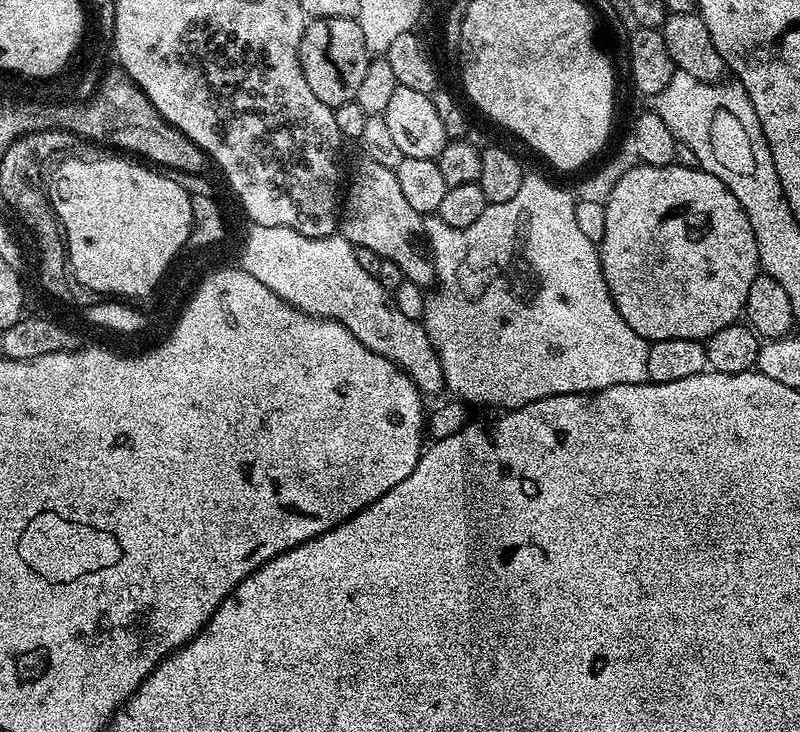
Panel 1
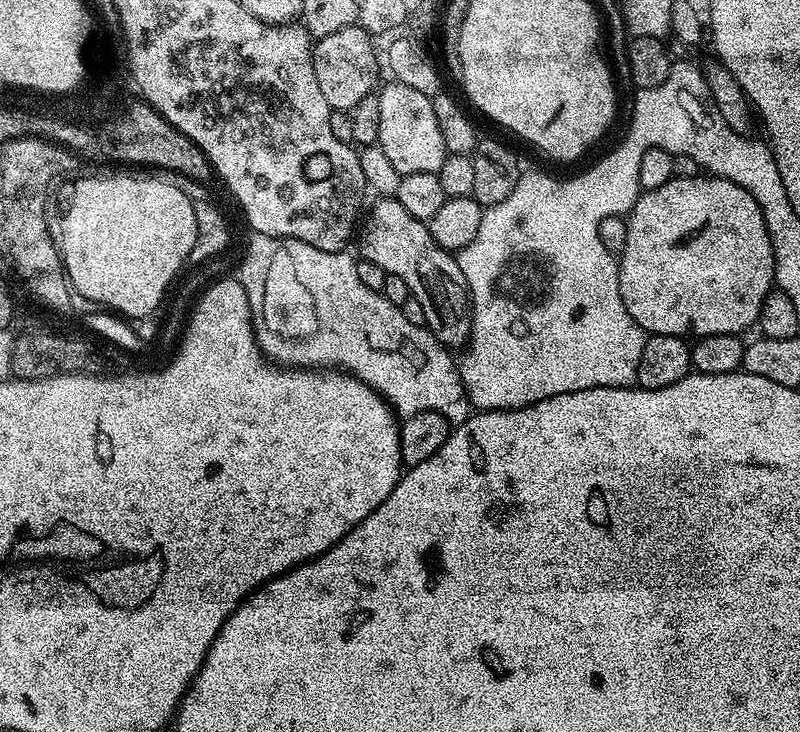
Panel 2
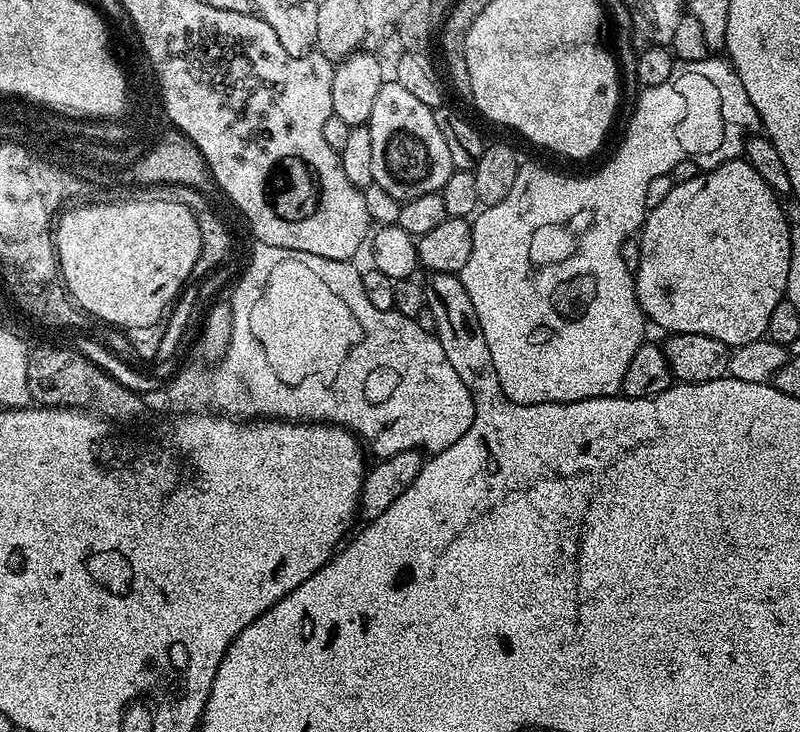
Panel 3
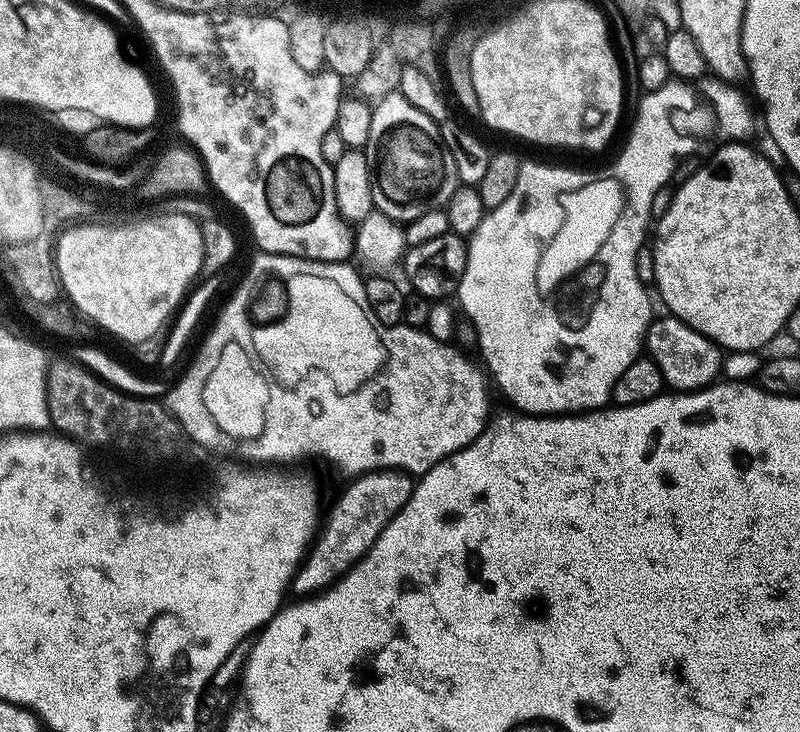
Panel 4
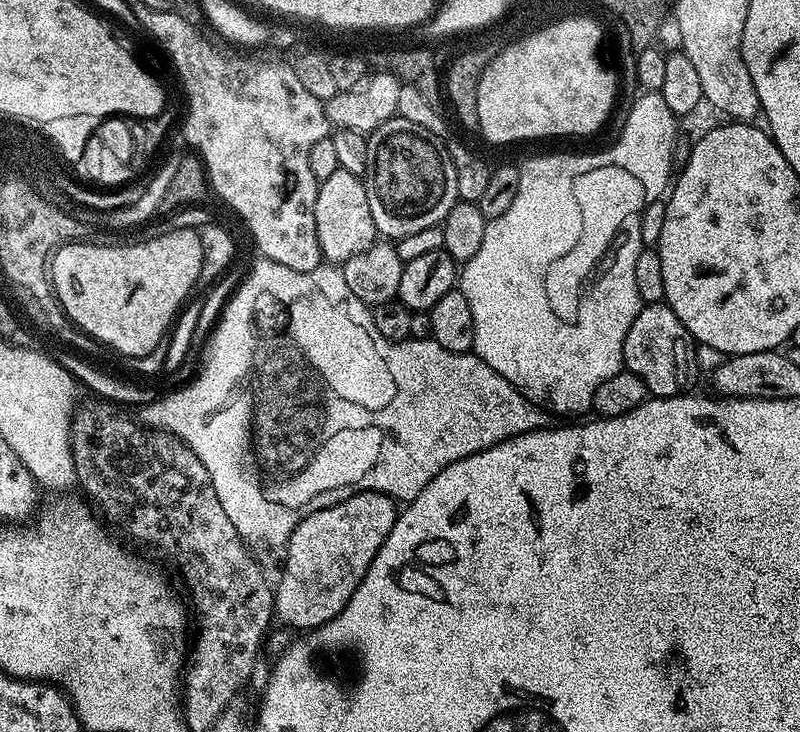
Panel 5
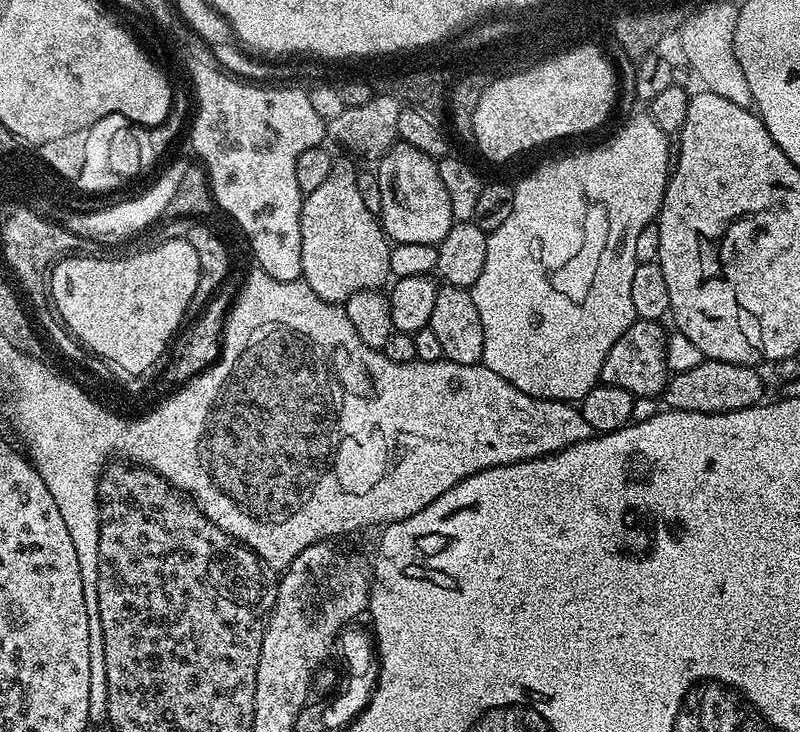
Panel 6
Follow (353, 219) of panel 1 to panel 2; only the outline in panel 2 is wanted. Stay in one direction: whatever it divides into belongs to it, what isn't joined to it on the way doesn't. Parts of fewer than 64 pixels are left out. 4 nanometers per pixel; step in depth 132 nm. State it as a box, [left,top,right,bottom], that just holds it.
[358,198,472,350]

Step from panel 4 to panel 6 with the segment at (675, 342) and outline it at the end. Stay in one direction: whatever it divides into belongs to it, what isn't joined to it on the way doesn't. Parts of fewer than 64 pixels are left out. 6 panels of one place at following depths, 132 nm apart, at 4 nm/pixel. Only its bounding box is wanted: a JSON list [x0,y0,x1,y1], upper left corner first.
[600,320,670,398]

